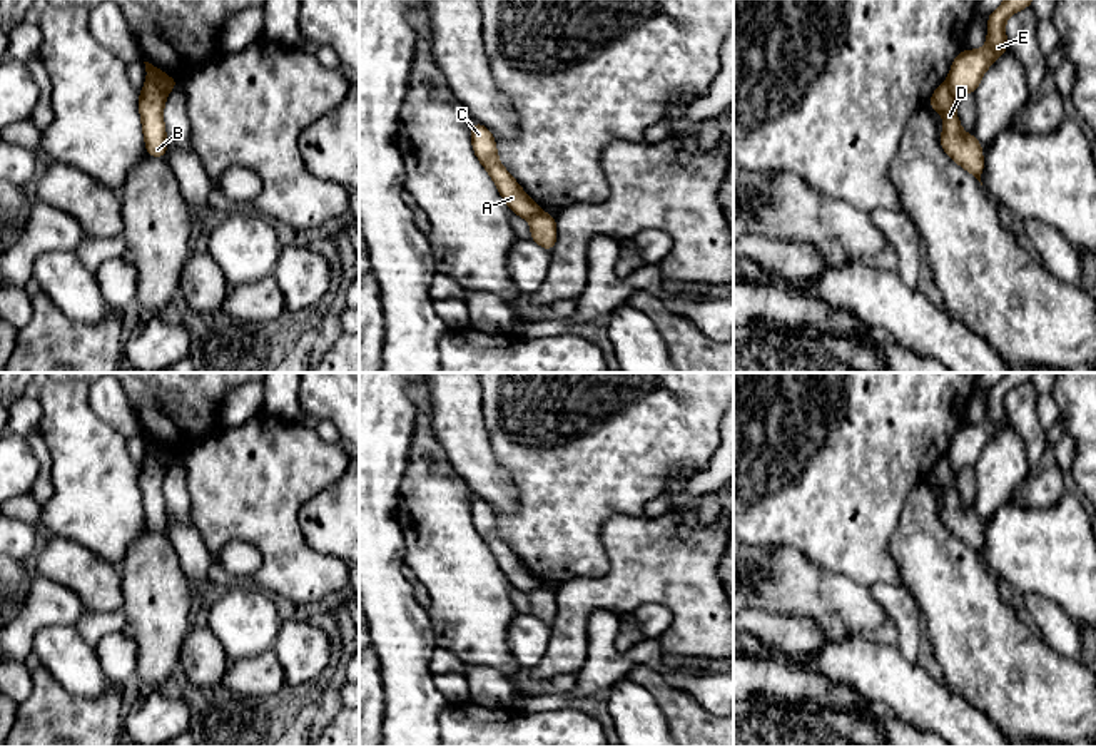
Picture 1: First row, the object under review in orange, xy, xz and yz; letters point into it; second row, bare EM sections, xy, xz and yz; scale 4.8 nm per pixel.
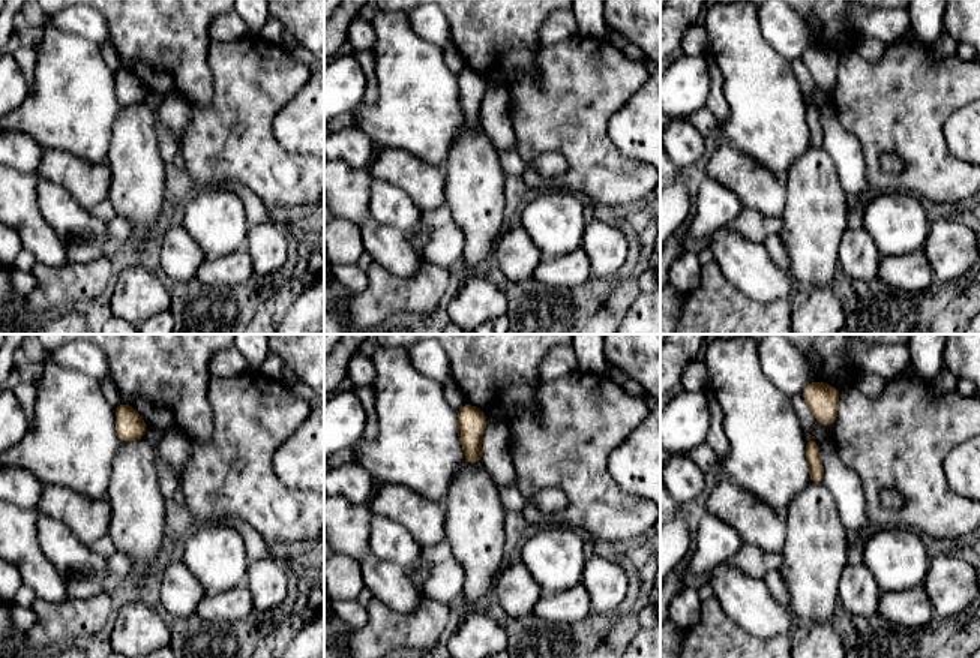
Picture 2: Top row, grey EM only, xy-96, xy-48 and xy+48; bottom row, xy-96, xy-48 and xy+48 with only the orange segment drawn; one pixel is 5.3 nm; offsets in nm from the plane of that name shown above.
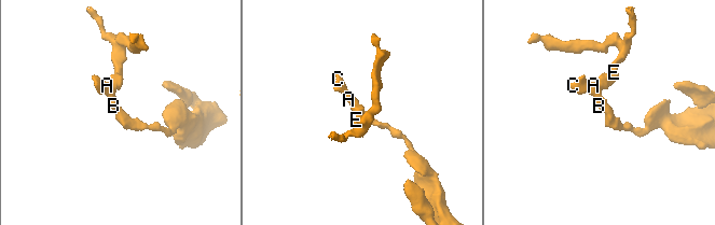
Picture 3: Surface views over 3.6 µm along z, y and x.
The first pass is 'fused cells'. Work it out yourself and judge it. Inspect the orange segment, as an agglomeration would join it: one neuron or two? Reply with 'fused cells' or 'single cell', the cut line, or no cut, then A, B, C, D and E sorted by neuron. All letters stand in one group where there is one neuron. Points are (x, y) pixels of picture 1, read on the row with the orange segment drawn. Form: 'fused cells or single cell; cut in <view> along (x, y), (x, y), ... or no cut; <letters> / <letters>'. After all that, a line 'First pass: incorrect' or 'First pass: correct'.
fused cells; cut in xy along (149, 77), (166, 94); A B C D / E
First pass: correct

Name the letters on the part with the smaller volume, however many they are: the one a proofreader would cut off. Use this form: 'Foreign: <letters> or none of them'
Foreign: E

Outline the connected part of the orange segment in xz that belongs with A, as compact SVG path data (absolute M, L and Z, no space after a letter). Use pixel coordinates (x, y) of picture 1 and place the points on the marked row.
M476 120L471 124L471 145L511 212L526 219L543 212L543 209L526 196L511 174L500 164L493 132Z

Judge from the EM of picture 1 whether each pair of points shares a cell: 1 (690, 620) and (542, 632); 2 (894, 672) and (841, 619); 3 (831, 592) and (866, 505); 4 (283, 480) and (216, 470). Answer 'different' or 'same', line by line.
1: different
2: different
3: different
4: same

